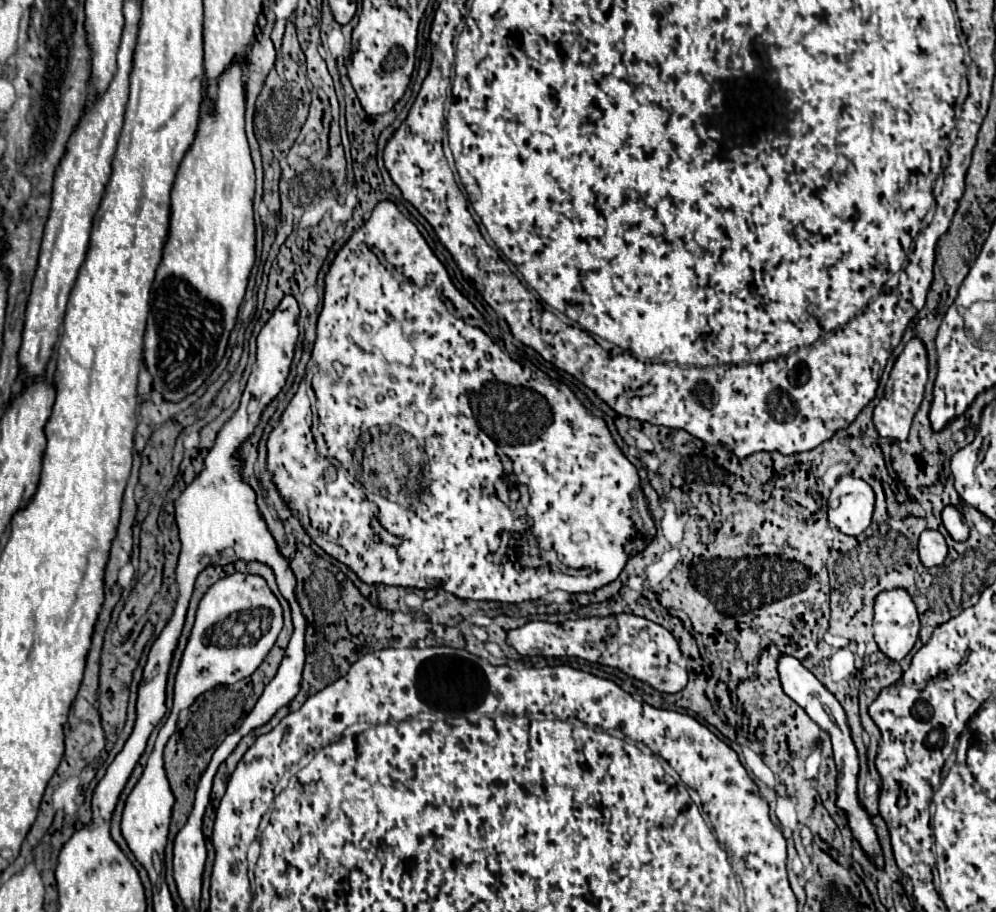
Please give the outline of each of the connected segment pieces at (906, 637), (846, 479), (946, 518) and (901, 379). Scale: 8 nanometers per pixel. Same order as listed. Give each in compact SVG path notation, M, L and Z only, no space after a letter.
M898 587L898 589L882 591L876 595L874 599L874 639L884 655L888 655L894 661L904 659L918 639L918 629L920 629L918 611L906 589Z
M844 475L828 497L828 519L846 535L860 535L872 519L874 491L854 475Z
M946 505L944 511L942 511L942 521L944 521L944 527L948 529L950 537L954 541L964 541L968 539L968 523L966 519L962 517L962 513L954 507L954 505Z
M912 337L906 343L904 351L898 355L898 359L890 371L890 379L886 383L884 397L874 407L874 425L882 437L890 437L890 439L898 439L898 441L904 441L908 437L910 423L912 423L912 419L914 419L914 415L920 409L920 403L924 399L926 381L928 381L926 347L918 337Z

